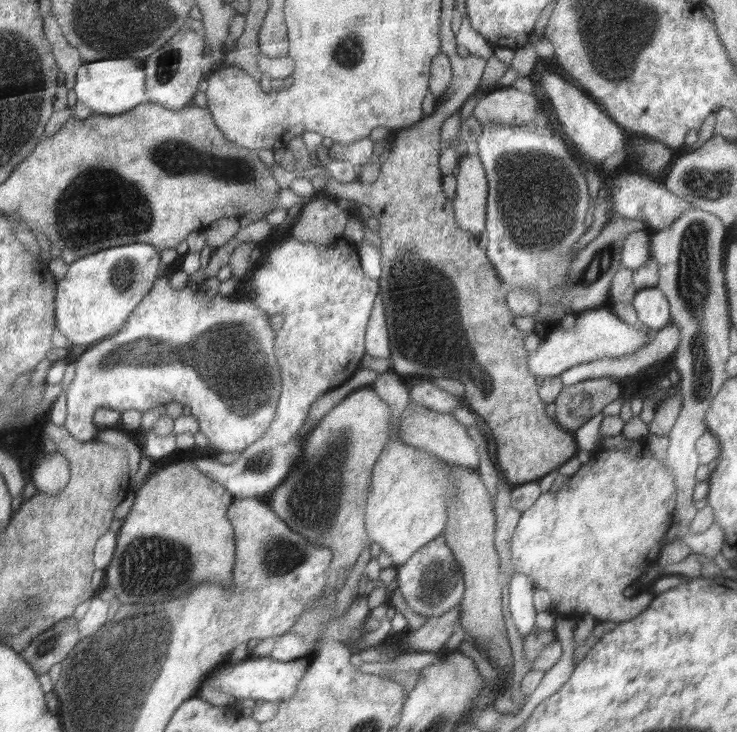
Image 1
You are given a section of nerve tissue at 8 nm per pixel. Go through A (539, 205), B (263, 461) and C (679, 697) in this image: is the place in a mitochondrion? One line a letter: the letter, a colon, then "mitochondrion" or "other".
A: mitochondrion
B: mitochondrion
C: other

